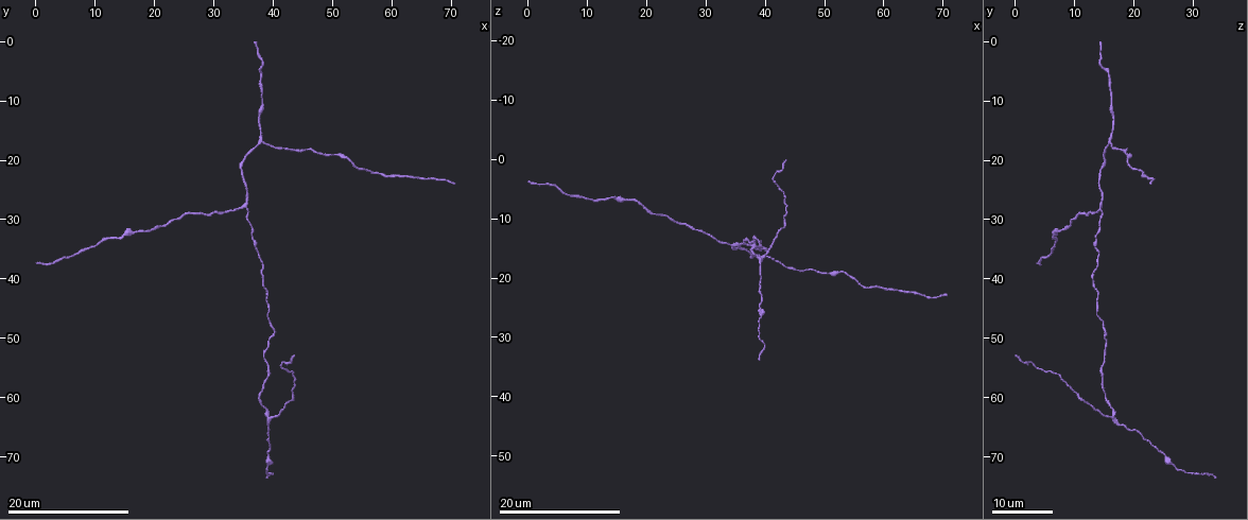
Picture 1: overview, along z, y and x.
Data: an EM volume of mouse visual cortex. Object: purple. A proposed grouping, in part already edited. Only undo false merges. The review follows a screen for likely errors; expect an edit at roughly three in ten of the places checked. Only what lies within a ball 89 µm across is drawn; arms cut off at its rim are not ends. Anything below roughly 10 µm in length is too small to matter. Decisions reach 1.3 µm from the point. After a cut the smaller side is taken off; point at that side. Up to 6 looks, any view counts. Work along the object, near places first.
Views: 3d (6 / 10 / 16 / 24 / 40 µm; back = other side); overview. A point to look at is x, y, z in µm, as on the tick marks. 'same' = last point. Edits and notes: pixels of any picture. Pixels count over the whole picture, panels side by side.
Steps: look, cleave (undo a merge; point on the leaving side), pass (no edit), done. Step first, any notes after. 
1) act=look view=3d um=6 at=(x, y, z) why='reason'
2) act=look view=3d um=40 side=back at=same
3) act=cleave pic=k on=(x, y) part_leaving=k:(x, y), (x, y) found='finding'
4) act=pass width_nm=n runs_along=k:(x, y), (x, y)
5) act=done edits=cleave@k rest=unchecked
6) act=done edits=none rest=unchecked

act=look view=3d um=24 at=(37.5, 17.0, 15.5) why='branch point'

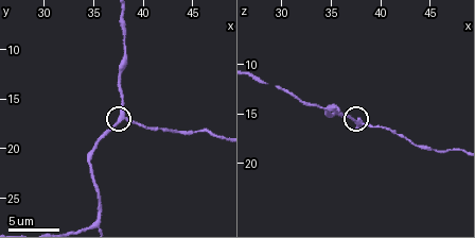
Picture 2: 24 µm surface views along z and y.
act=look view=3d um=10 at=(38.0, 16.6, 16.0)

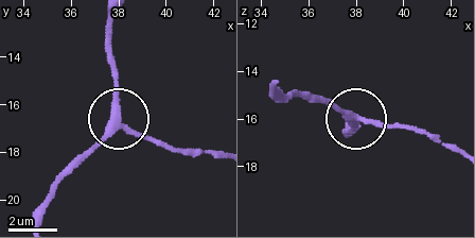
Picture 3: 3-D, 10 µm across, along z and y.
act=pass arms=3 runs_along=3:(39, 217), (52, 186), (117, 119), (112, 48) found='one neuron here'

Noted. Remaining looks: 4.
act=look view=3d um=16 at=(35.0, 28.0, 14.5) why='three-way junction'

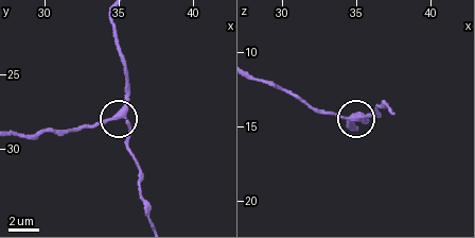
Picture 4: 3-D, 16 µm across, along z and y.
act=look view=3d um=6 at=(34.8, 27.8, 14.6)

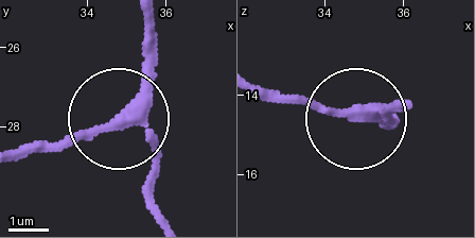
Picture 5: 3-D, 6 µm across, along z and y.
act=pass width_nm=260 found='continuous, no second neuron'

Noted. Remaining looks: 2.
act=look view=3d um=16 at=(39.5, 63.5, 16.5) why='three arms meet'

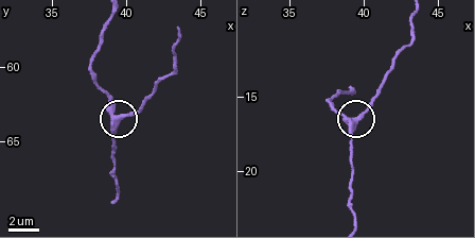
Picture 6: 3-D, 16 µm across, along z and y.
act=look view=3d um=10 at=(39.6, 63.4, 16.6) why='zoom in'

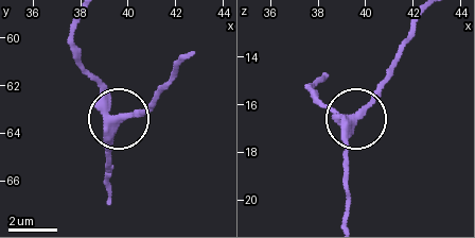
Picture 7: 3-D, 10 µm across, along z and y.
act=cleave pic=7 on=(344, 152) side_arm_um=22 part_leaving=7:(351, 117), (387, 71), (414, 22) found='a second neuron is stuck on'

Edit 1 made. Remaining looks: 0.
act=done edits=cleave@7 rest=unchecked

